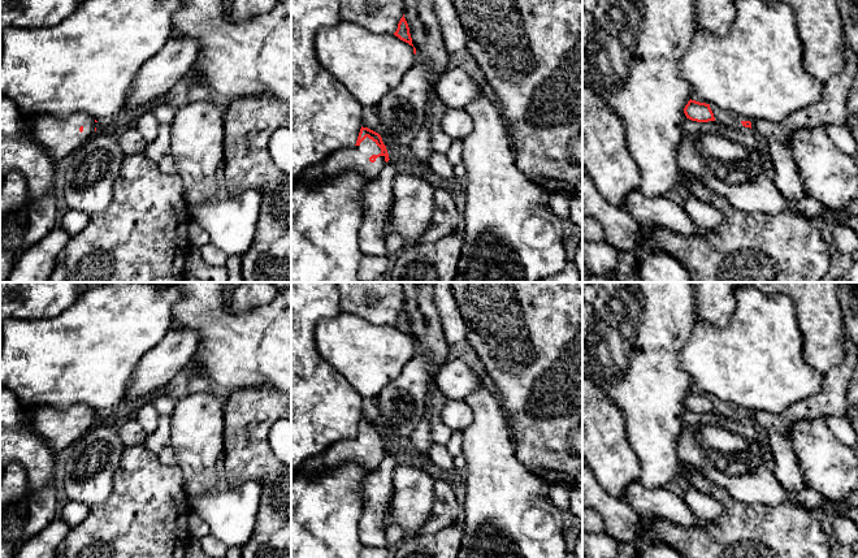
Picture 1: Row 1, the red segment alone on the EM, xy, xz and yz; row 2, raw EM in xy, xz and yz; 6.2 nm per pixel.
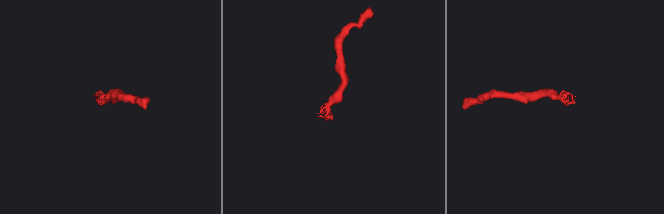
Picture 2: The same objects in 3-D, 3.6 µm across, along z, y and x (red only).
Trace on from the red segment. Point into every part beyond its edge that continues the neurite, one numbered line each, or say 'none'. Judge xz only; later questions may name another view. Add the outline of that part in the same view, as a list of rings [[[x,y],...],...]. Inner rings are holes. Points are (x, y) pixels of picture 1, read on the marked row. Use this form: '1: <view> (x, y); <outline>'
1: xz (355, 158); [[[368,137],[359,146],[350,146],[344,150],[333,152],[324,161],[316,163],[307,169],[291,183],[312,183],[320,178],[332,178],[346,170],[356,170],[365,177],[376,178],[387,164],[385,156],[380,156],[374,163],[369,161],[372,155],[381,153],[381,148]]]

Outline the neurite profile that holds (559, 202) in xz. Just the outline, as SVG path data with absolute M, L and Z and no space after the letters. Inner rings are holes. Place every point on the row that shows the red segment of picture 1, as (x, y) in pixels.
M555 193L550 195L549 206L552 212L563 221L571 220L569 216L569 195L563 193Z

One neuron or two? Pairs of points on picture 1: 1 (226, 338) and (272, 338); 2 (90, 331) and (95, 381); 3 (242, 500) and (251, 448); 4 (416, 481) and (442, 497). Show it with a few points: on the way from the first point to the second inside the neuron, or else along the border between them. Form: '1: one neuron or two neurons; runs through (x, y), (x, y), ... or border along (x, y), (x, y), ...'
1: one neuron; runs through (238, 338), (260, 338)
2: one neuron; runs through (90, 344), (90, 360), (94, 368)
3: two neurons; border along (222, 483), (256, 480), (259, 509)
4: two neurons; border along (434, 478), (434, 500), (432, 511), (425, 522)

